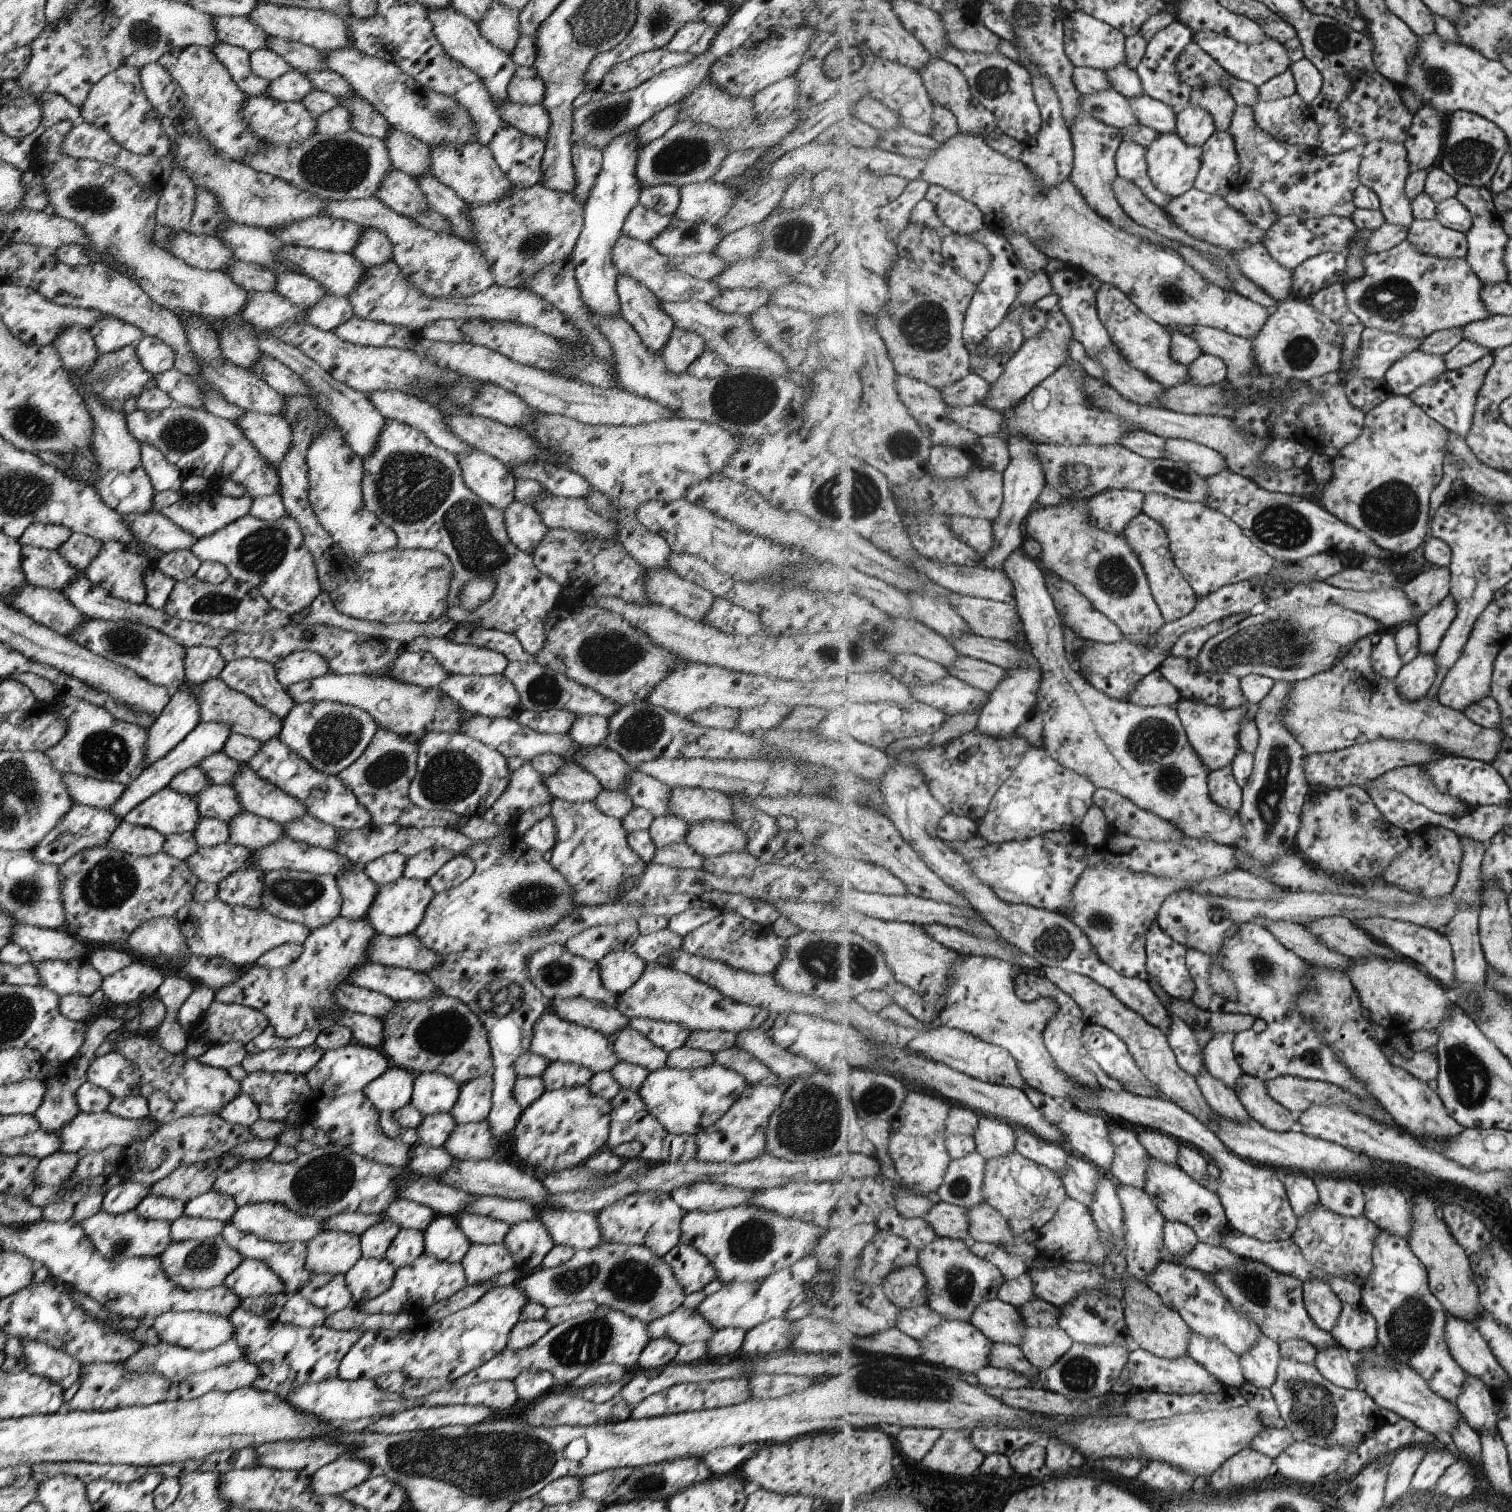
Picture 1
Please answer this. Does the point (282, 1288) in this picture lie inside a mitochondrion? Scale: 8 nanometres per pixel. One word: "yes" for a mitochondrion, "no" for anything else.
no

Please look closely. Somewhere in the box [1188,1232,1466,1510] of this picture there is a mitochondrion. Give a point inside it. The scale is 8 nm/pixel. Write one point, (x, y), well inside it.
(1312, 1408)

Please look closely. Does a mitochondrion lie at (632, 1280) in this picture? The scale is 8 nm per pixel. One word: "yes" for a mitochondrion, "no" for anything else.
yes

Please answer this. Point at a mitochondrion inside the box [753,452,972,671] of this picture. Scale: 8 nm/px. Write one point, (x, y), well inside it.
(857, 496)

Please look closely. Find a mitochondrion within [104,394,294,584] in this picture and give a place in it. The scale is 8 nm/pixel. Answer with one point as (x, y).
(262, 551)

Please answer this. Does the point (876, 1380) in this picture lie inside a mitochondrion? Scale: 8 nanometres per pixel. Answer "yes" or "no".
yes

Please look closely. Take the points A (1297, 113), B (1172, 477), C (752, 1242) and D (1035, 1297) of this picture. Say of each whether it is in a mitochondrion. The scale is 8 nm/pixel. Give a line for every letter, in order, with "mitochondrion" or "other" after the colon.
A: other
B: mitochondrion
C: mitochondrion
D: other

